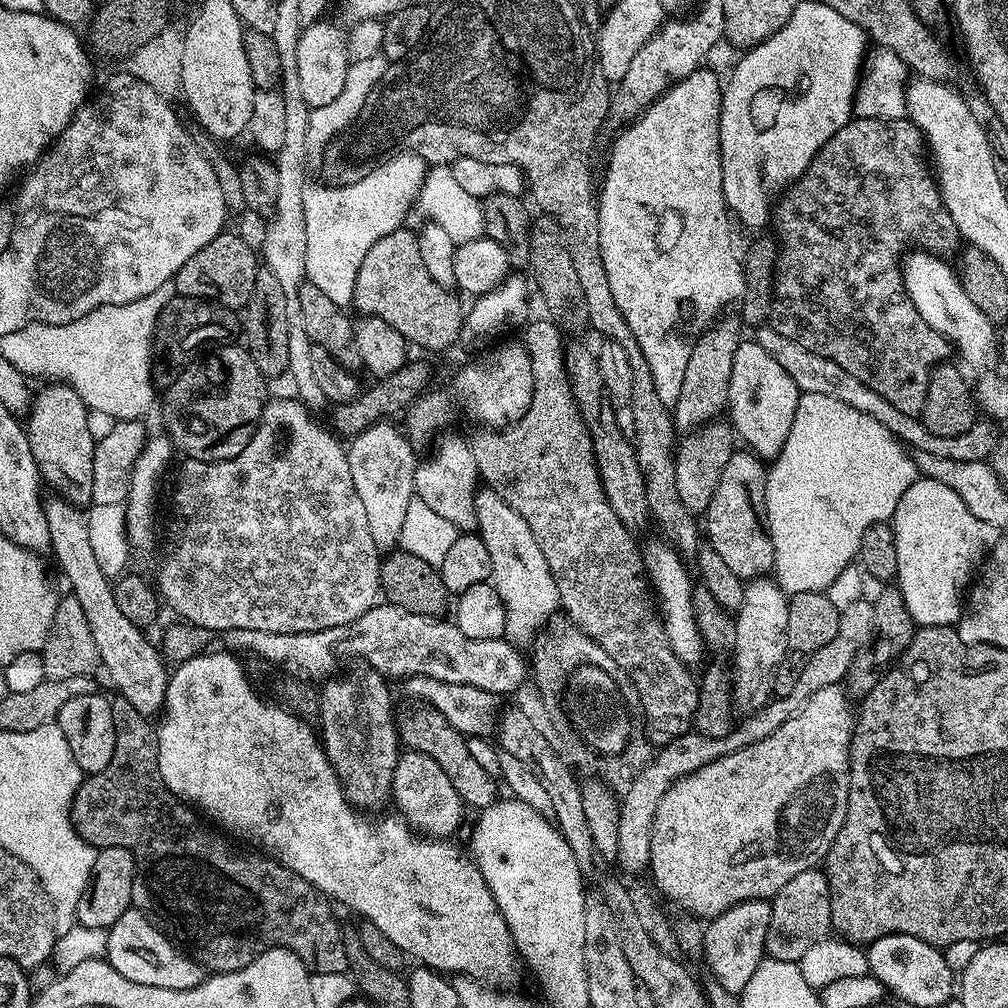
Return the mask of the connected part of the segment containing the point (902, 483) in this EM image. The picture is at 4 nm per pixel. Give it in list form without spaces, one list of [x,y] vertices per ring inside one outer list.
[[[801,392],[789,437],[786,438],[781,452],[771,461],[764,478],[764,507],[762,509],[762,516],[766,521],[768,536],[772,539],[774,579],[776,583],[788,594],[795,594],[797,592],[824,592],[840,577],[842,570],[846,570],[857,559],[860,550],[859,537],[862,534],[866,534],[866,530],[871,524],[891,521],[894,510],[902,498],[902,494],[906,494],[906,490],[916,479],[918,479],[918,471],[909,449],[886,426],[882,426],[878,420],[875,420],[868,414],[862,413],[861,410],[848,406],[846,402],[839,401],[838,398],[830,397],[828,394]]]

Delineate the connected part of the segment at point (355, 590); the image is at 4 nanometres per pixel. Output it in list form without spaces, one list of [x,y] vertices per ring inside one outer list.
[[[269,399],[264,405],[260,425],[254,438],[238,454],[229,460],[189,460],[183,461],[176,489],[172,492],[172,521],[164,532],[164,557],[160,560],[159,593],[163,601],[177,612],[181,621],[193,624],[213,634],[223,634],[235,628],[257,627],[265,622],[270,628],[285,632],[333,631],[332,628],[345,628],[363,619],[365,613],[376,606],[382,589],[380,586],[380,565],[382,554],[372,538],[361,499],[354,490],[352,464],[348,460],[345,445],[339,444],[331,431],[324,432],[320,424],[312,421],[312,416],[299,404],[299,399]]]

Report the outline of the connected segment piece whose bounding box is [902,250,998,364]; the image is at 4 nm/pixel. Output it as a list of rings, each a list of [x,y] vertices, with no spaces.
[[[912,250],[903,257],[902,271],[904,274],[904,293],[910,298],[914,310],[928,323],[930,327],[938,334],[946,337],[949,345],[953,349],[960,351],[960,356],[968,364],[984,364],[988,359],[995,357],[998,352],[998,332],[991,322],[970,302],[966,290],[960,285],[957,273],[948,265],[947,259],[934,256],[931,252],[925,250]]]

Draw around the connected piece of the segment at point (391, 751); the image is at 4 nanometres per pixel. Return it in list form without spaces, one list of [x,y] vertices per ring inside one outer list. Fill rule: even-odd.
[[[363,667],[345,676],[337,675],[319,689],[318,736],[340,785],[344,787],[346,798],[357,809],[369,810],[384,799],[389,799],[392,775],[400,760],[402,745],[394,712],[392,716],[389,681],[375,668]]]

